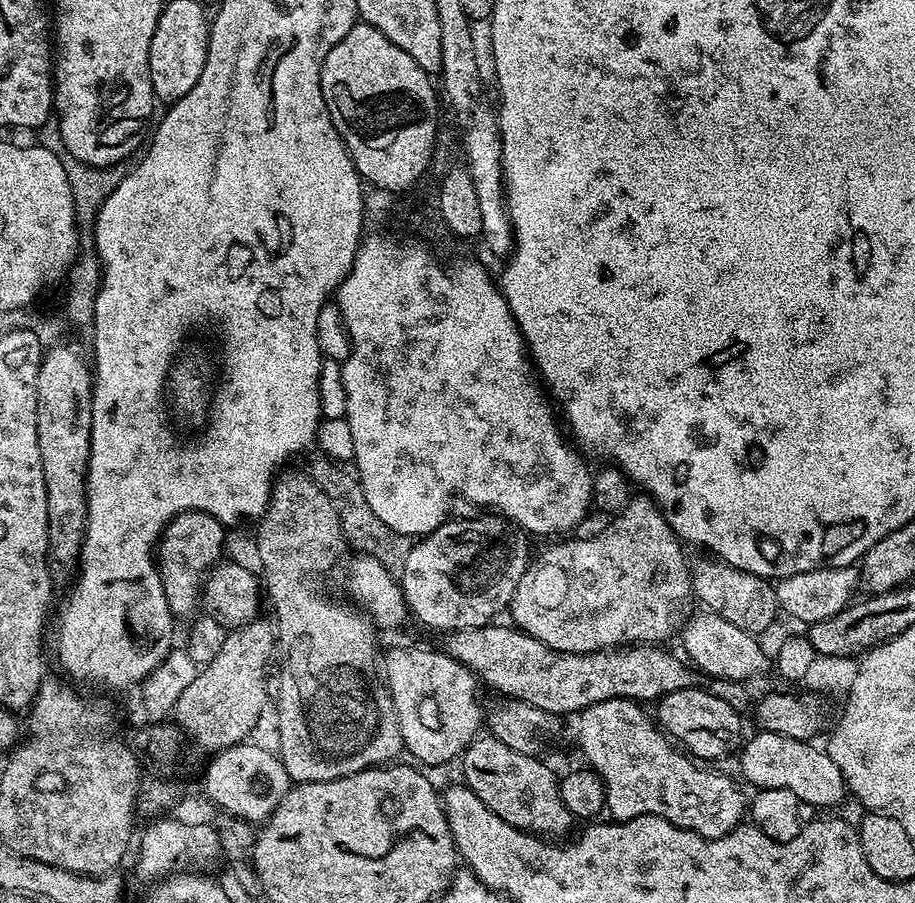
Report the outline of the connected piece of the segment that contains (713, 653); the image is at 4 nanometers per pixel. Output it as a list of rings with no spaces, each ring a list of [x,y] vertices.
[[[700,610],[697,616],[686,620],[682,624],[685,652],[683,655],[692,664],[696,663],[705,672],[705,677],[748,682],[751,681],[751,676],[762,675],[768,664],[770,668],[770,656],[764,653],[763,646],[756,641],[759,639],[753,633],[734,626],[734,622],[726,622],[726,618],[707,610]]]

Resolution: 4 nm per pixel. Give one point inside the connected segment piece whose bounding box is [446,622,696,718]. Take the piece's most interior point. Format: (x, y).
(517, 666)

